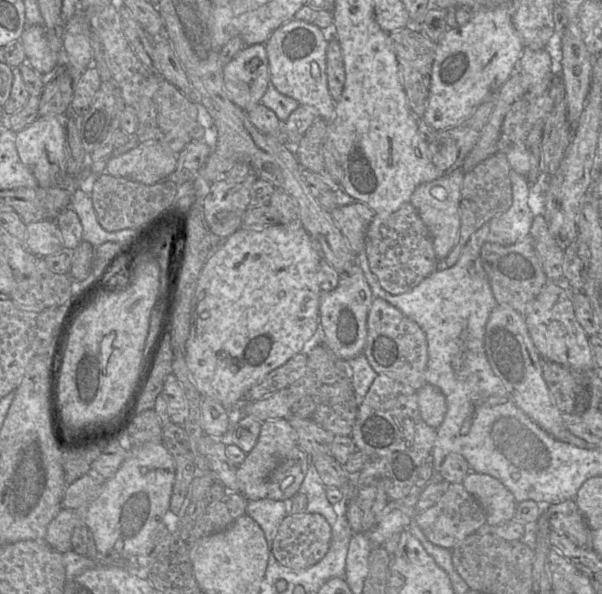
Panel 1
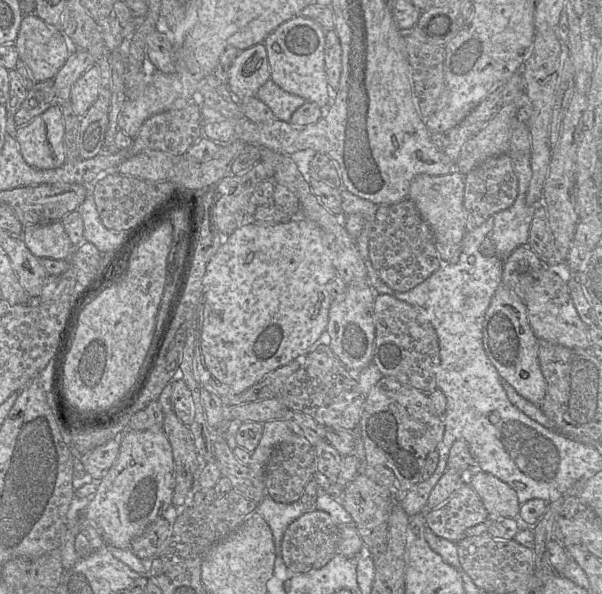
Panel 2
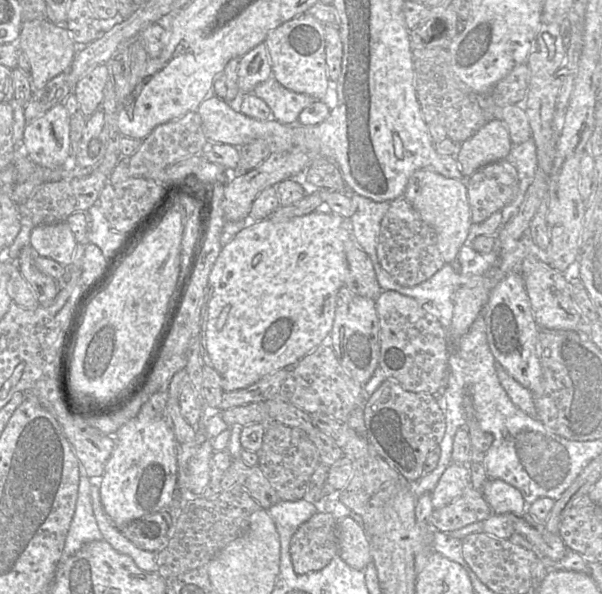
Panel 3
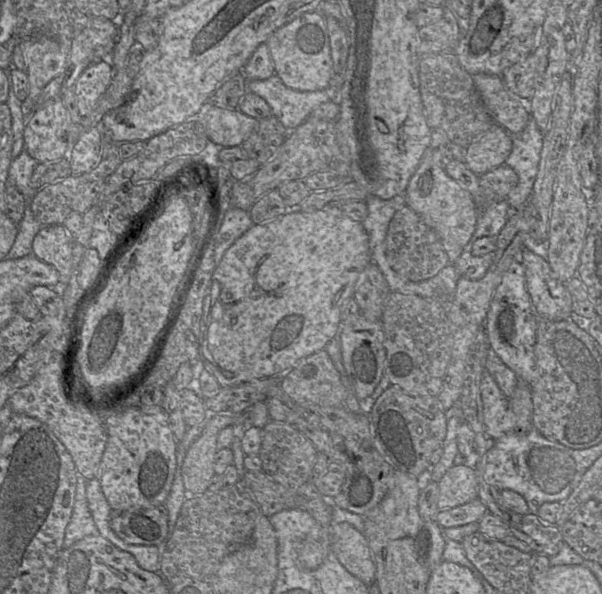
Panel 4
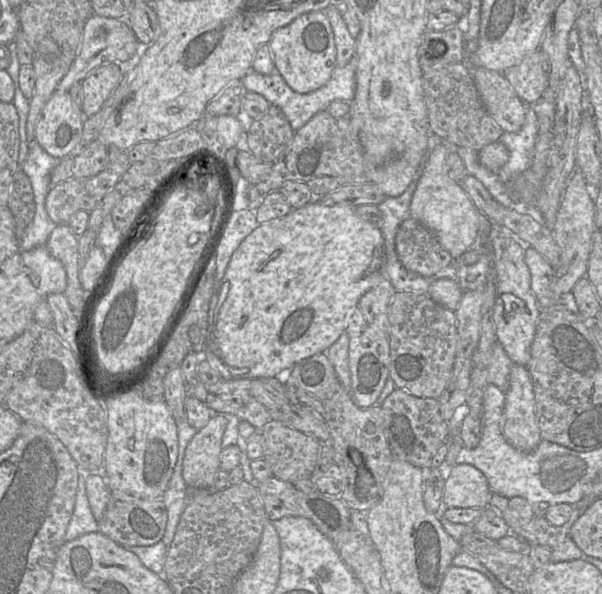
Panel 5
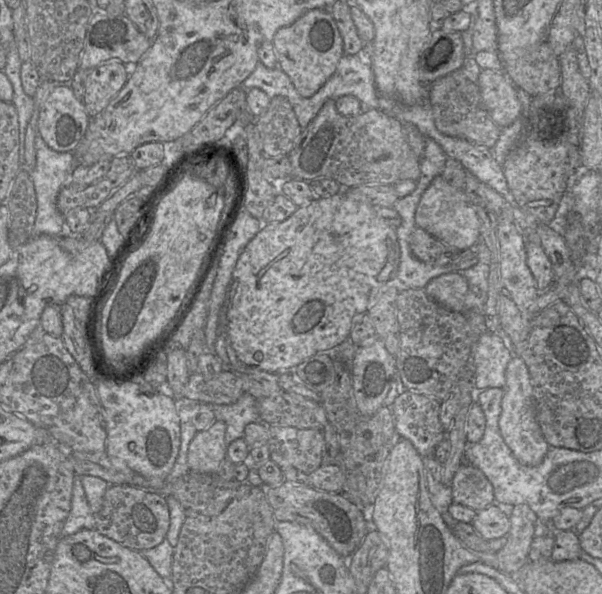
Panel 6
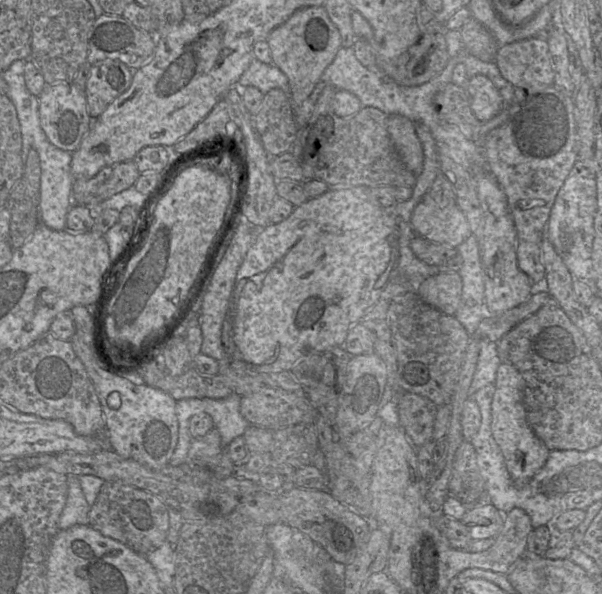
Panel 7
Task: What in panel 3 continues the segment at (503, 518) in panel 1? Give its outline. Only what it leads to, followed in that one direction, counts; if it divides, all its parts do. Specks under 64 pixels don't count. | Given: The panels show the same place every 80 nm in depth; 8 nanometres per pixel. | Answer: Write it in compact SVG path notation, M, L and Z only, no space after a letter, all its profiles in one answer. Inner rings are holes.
M487 479L481 493L491 508L491 513L523 515L526 503L521 492L499 479Z

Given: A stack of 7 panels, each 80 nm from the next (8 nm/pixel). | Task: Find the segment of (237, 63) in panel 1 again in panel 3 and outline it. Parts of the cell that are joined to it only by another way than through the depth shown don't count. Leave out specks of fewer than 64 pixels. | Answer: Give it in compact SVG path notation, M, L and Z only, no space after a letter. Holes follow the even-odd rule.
M265 42L258 44L240 58L238 68L238 86L241 94L253 93L254 88L272 76Z

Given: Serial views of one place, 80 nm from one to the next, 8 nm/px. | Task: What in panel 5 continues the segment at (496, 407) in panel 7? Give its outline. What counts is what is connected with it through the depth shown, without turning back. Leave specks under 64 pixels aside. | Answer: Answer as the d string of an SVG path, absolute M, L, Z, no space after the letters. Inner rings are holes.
M513 364L506 392L502 434L521 452L531 452L542 440L535 414L535 396L526 366Z

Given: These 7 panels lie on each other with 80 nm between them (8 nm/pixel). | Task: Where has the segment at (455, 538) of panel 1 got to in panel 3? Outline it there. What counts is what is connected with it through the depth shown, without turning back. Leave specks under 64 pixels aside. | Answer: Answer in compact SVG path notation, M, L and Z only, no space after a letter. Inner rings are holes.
M468 486L448 505L434 509L430 516L431 526L449 533L476 522L483 522L491 514L491 508L481 491Z

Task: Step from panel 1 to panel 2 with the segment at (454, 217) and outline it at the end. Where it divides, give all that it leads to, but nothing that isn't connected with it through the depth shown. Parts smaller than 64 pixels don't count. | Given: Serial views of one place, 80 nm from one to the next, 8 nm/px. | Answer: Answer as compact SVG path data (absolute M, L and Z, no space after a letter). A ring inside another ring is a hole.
M455 170L440 176L417 174L411 181L408 198L413 201L419 214L430 226L435 247L441 259L448 261L461 248L466 235L466 211L464 207L465 175Z

